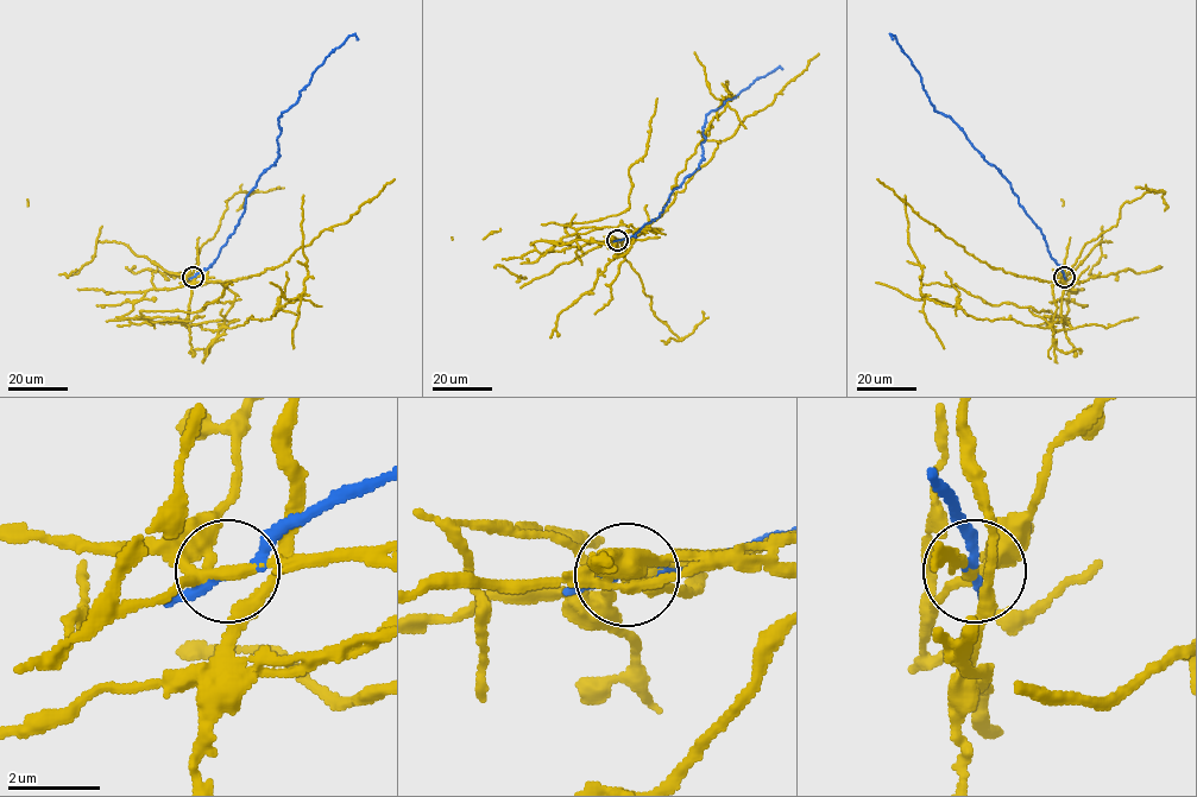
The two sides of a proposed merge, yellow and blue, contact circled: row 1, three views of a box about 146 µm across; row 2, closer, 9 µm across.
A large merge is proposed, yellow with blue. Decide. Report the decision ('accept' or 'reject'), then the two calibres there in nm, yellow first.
reject | 220/170 nm

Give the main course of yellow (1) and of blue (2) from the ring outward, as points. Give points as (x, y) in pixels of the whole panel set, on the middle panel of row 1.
1: (617, 240), (659, 229), (649, 227), (676, 176), (732, 99), (728, 81)
2: (617, 240), (657, 217), (671, 193), (698, 168), (703, 159), (705, 115), (755, 80), (782, 69)

